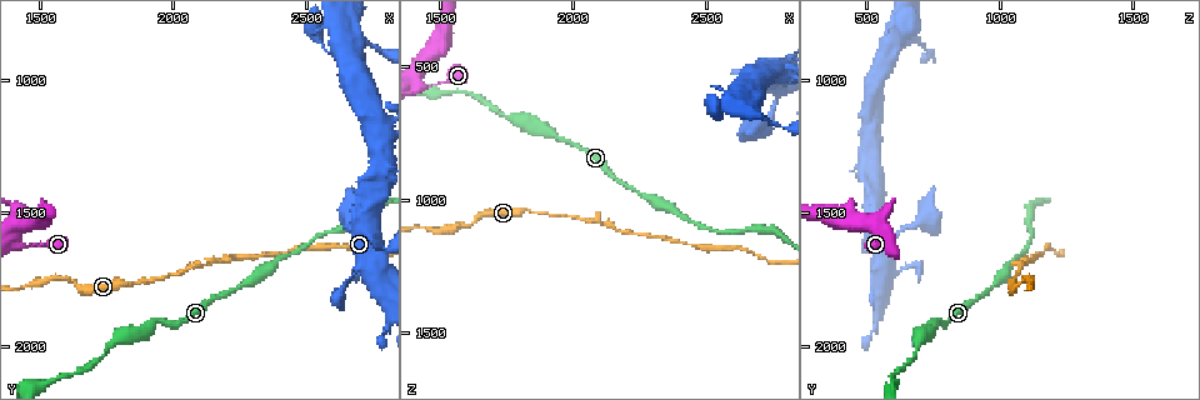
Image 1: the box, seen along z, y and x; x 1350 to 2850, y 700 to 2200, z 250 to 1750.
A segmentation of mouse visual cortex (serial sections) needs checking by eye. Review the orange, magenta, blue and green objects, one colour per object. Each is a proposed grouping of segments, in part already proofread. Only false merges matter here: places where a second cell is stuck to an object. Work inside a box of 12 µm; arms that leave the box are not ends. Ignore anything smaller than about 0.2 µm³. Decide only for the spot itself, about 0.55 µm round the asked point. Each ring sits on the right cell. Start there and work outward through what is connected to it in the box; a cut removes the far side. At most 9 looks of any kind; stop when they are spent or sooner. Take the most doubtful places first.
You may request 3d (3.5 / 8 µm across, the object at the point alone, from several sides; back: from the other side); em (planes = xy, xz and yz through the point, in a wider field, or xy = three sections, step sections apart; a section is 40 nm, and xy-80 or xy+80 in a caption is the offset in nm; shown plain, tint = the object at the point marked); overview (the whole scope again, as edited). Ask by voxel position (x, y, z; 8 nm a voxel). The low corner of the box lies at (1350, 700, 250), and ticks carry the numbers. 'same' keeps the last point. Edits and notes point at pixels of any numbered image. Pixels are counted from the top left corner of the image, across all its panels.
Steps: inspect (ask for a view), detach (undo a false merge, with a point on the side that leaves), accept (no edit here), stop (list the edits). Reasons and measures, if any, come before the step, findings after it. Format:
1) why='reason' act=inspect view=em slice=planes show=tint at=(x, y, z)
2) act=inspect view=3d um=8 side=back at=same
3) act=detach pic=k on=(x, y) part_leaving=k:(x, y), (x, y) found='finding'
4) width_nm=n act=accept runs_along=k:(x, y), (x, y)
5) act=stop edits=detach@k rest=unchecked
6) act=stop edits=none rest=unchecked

act=inspect view=3d um=3.5 at=(1460, 1620, 590)

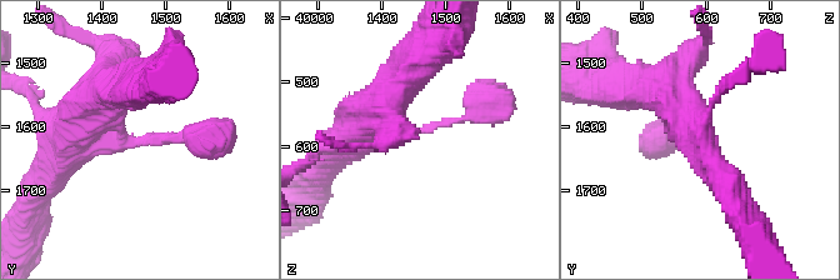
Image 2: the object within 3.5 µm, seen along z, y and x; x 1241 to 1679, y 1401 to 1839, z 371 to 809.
why='need the tissue' act=inspect view=em slice=xy step=2 show=tint at=same

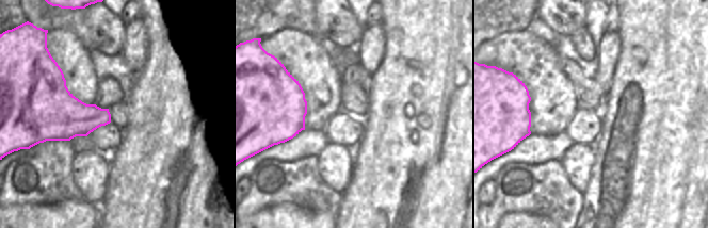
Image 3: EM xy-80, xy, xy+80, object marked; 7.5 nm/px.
act=accept runs_along=2:(209, 136), (105, 140), (94, 98) found='all the same cell'

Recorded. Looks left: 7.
why='thick turns thin' act=inspect view=3d um=3.5 side=back at=(1870, 1760, 1040)

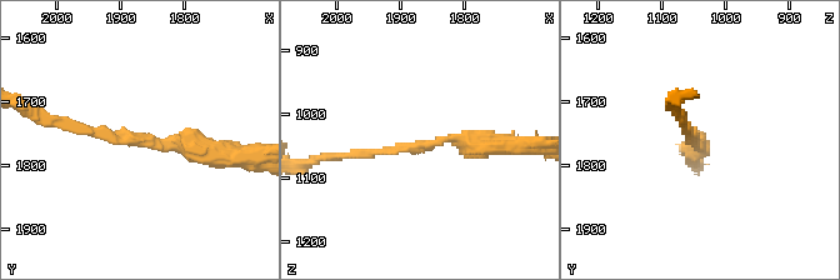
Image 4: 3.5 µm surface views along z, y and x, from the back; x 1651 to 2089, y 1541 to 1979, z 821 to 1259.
act=inspect view=em slice=xy step=5 show=tint at=(1865, 1765, 1045)

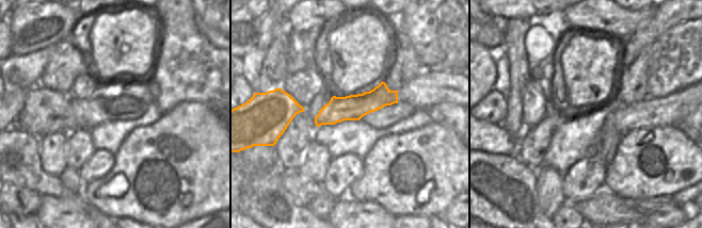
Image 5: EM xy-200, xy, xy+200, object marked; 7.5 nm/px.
width_nm=190 act=accept runs_along=4:(225, 150), (155, 146), (64, 124) found='one cell here'

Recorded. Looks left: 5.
why='thin neck' act=inspect view=3d um=8 at=(2750, 1140, 510)

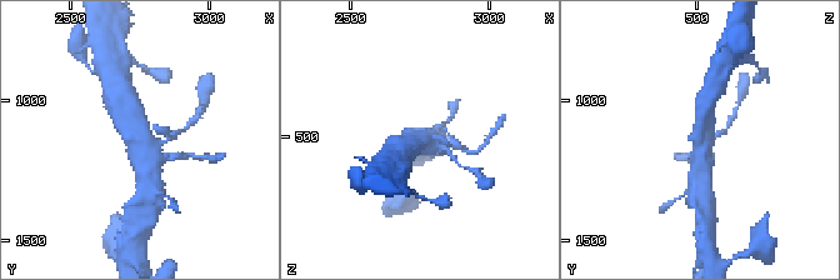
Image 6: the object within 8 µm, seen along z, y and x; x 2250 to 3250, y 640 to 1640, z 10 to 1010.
why='closer look' act=inspect view=3d um=3.5 at=(2740, 1150, 510)

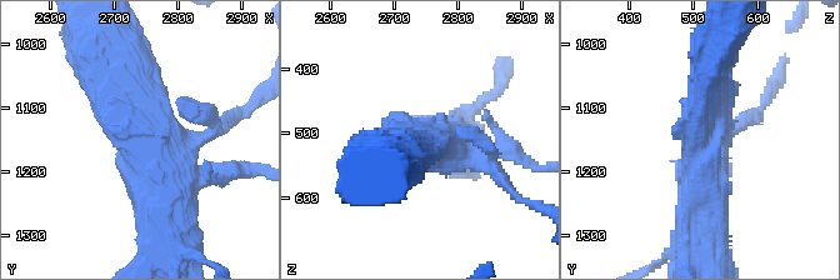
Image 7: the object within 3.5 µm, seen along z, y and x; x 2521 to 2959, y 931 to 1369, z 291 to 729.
why='now the EM' act=inspect view=em slice=xy step=5 show=tint at=(2750, 1140, 510)

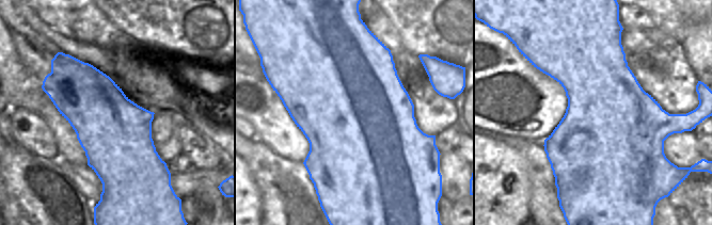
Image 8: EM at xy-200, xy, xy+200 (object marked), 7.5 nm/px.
act=accept found='one cell here'

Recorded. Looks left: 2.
why='abrupt turn' act=inspect view=3d um=3.5 at=(2630, 810, 630)

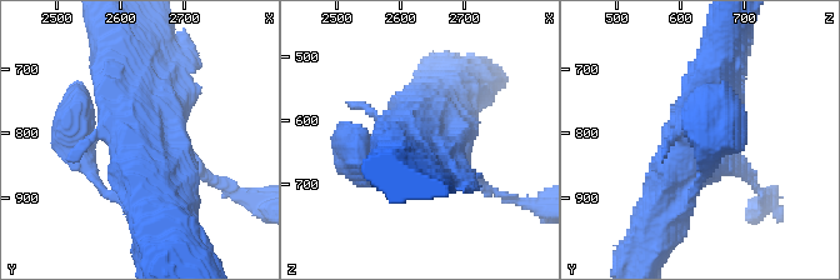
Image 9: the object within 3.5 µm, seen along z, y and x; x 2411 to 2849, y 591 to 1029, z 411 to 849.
act=inspect view=em slice=xy step=3 show=tint at=same

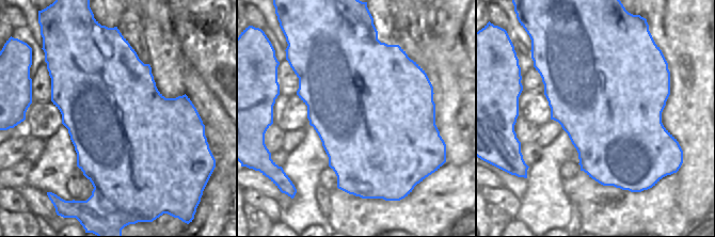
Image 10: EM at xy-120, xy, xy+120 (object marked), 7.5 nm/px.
act=accept found='continuous, no second cell'

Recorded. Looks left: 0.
act=stop edits=none rest=unchecked

